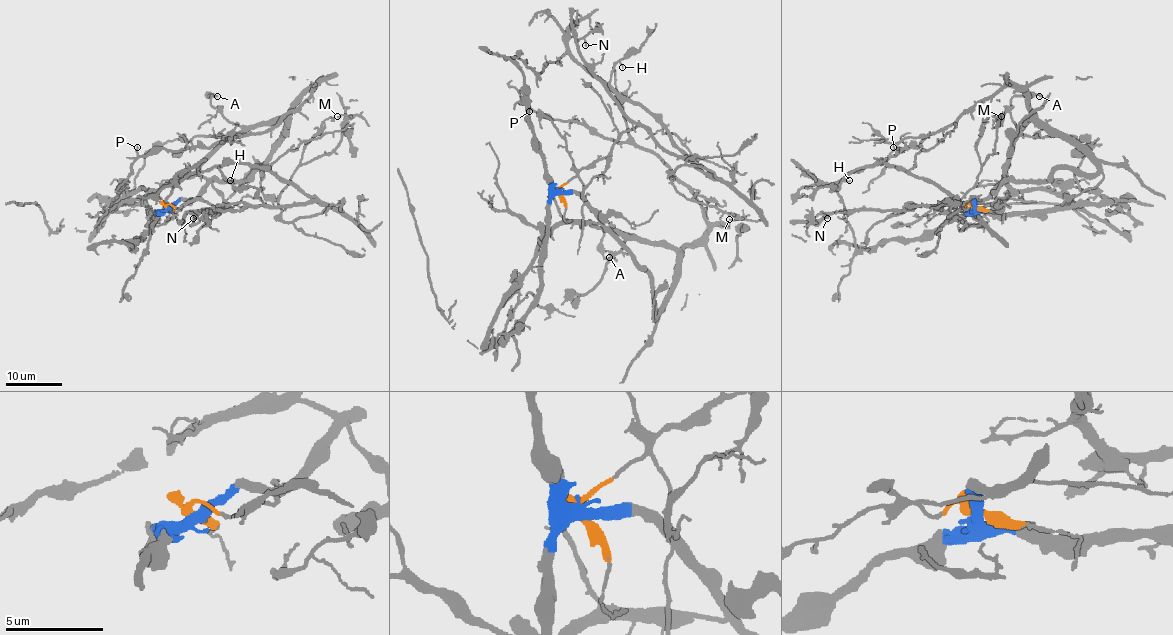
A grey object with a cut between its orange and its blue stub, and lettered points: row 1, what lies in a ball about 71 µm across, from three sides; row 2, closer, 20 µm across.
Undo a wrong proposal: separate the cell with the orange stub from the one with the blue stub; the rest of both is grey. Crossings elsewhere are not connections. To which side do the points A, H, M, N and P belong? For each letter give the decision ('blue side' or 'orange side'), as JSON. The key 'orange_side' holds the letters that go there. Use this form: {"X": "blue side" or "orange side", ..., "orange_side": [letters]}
{"A": "blue side", "H": "orange side", "M": "orange side", "N": "orange side", "P": "blue side", "orange_side": ["H", "M", "N"]}

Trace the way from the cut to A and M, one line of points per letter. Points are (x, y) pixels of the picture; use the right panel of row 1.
A: (975, 207), (975, 200), (985, 200), (1005, 180), (1017, 129), (1010, 115), (1010, 100), (1014, 96), (1040, 96)
M: (975, 207), (950, 200), (908, 204), (955, 201), (960, 208), (950, 222), (995, 148), (1000, 117)

